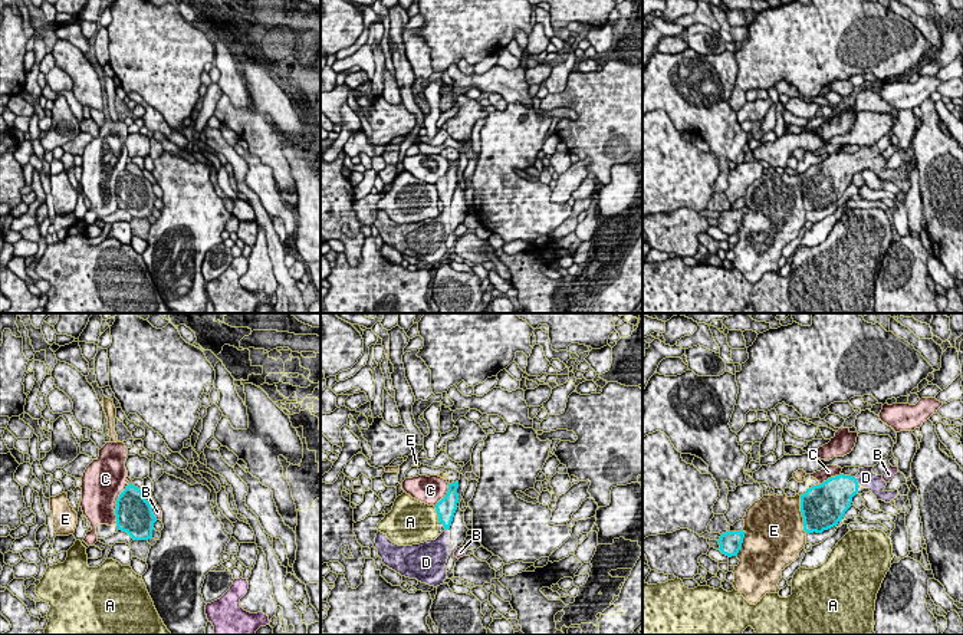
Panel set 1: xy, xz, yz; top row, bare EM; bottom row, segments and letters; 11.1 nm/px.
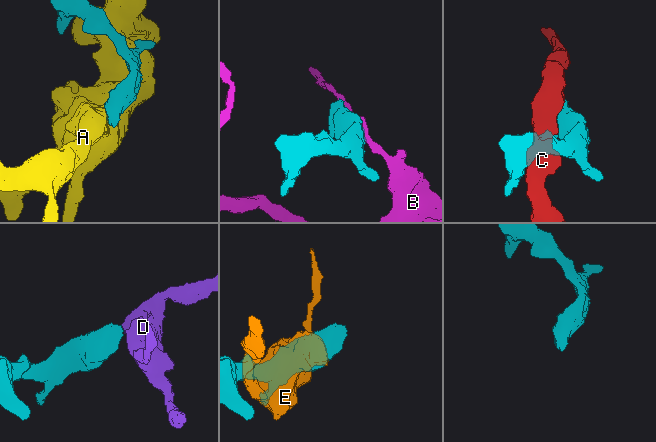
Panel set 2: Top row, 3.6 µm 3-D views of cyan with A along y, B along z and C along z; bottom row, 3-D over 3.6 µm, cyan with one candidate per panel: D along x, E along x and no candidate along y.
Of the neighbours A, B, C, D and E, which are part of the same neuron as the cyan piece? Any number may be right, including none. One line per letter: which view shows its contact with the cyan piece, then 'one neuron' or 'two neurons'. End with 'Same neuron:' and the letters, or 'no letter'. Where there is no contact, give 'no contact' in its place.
A: xz | two neurons
B: xy | two neurons
C: xy | two neurons
D: yz | one neuron
E: yz | two neurons
Same neuron: D

